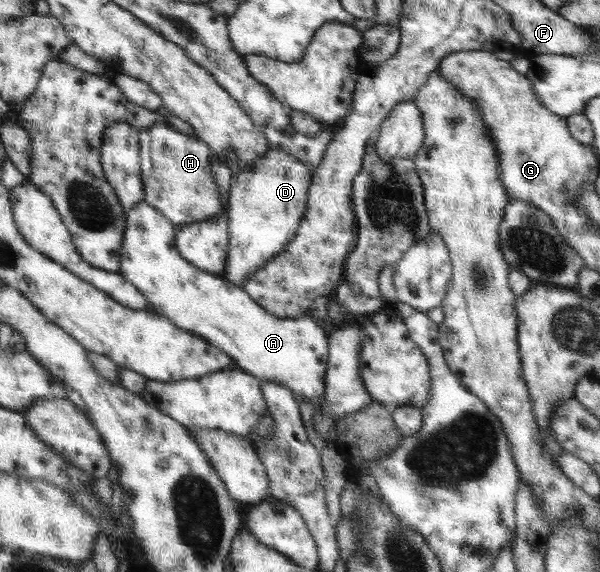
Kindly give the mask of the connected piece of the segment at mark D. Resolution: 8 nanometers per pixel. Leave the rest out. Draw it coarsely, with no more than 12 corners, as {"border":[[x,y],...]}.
{"border":[[269,148],[232,172],[225,280],[295,238],[312,171]]}

